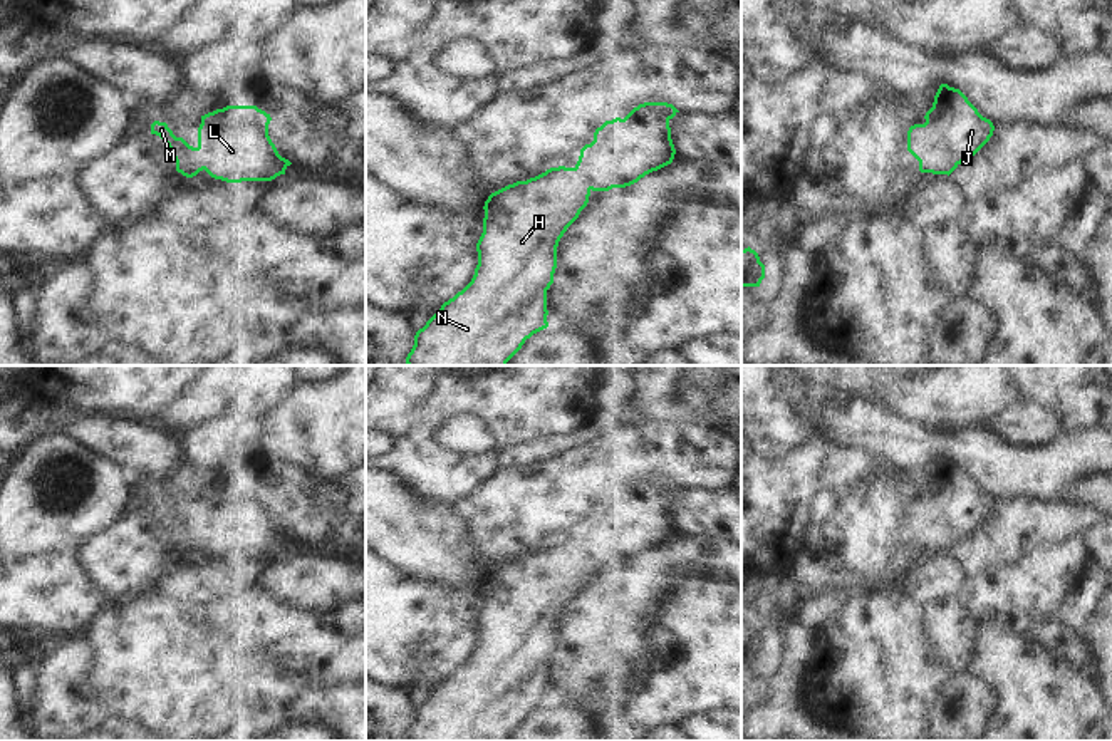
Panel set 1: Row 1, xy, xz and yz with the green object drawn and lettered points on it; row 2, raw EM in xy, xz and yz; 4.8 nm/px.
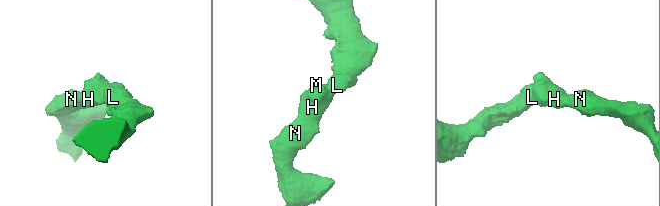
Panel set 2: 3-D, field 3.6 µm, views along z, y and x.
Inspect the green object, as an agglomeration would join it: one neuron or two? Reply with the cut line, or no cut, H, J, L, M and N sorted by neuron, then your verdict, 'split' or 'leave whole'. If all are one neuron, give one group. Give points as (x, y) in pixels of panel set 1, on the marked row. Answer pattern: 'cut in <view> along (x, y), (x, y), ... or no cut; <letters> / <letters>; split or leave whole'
no cut; H J L M N; leave whole

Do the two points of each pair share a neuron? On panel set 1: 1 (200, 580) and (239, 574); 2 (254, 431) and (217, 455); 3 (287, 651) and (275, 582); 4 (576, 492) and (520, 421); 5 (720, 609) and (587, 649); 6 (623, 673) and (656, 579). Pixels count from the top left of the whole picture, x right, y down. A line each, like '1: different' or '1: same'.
1: same
2: same
3: different
4: different
5: different
6: same

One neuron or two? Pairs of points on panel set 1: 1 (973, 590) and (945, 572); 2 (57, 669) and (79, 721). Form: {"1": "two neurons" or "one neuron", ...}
{"1": "two neurons", "2": "one neuron"}

